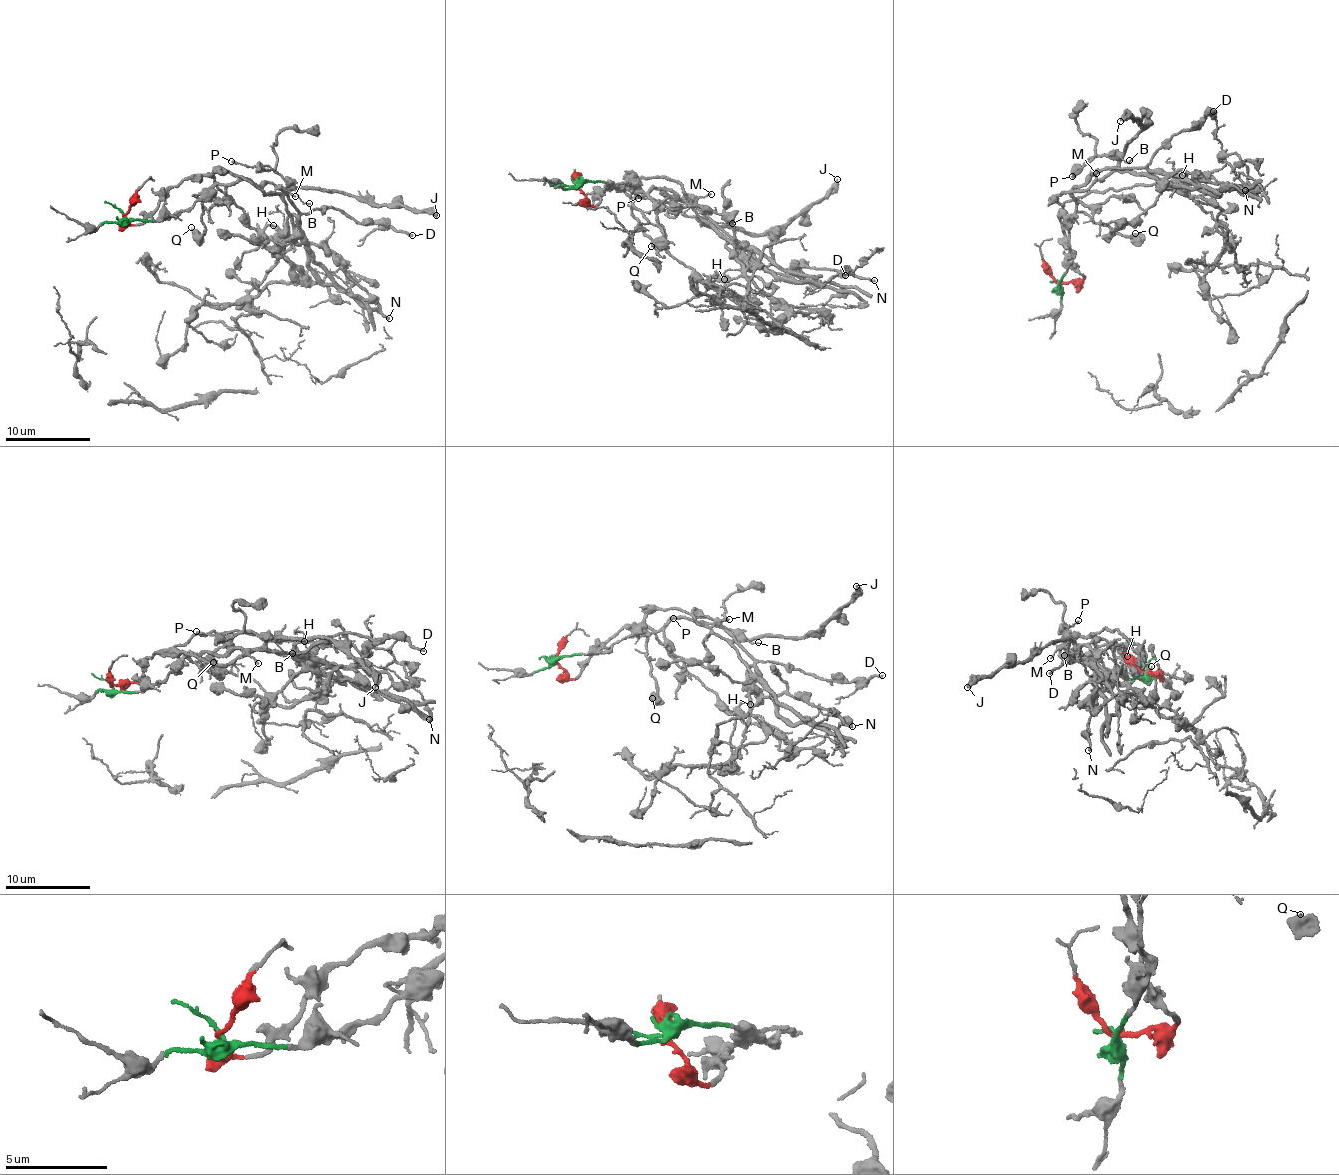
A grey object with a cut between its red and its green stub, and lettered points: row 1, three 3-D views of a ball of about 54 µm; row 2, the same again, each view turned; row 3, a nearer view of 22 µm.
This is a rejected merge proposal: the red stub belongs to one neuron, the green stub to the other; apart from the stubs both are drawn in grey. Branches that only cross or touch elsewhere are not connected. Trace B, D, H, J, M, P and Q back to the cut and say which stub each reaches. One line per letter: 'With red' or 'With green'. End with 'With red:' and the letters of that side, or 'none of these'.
B: With red
D: With green
H: With green
J: With red
M: With green
P: With red
Q: With green
With red: B, J, P

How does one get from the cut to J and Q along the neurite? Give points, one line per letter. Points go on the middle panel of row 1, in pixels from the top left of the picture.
J: (578, 185), (593, 206), (638, 177), (667, 179), (702, 222), (762, 235), (806, 211), (836, 178)
Q: (578, 185), (597, 181), (628, 184), (642, 217), (663, 233), (650, 247)

